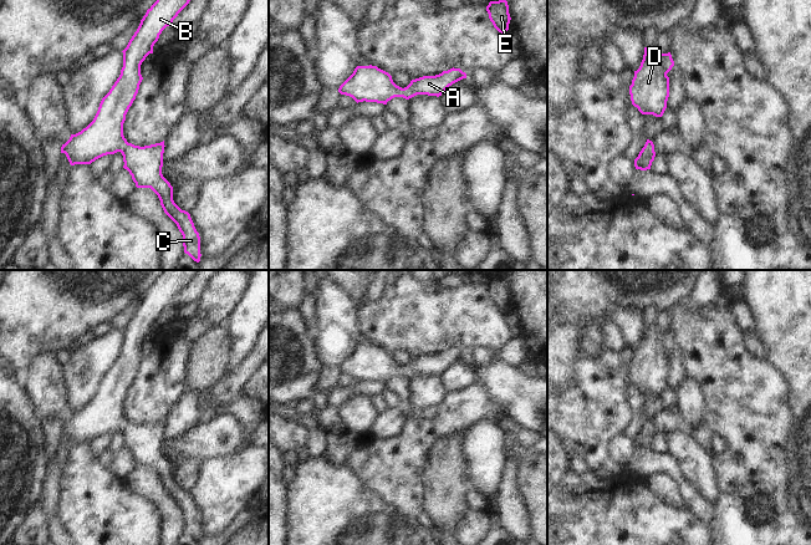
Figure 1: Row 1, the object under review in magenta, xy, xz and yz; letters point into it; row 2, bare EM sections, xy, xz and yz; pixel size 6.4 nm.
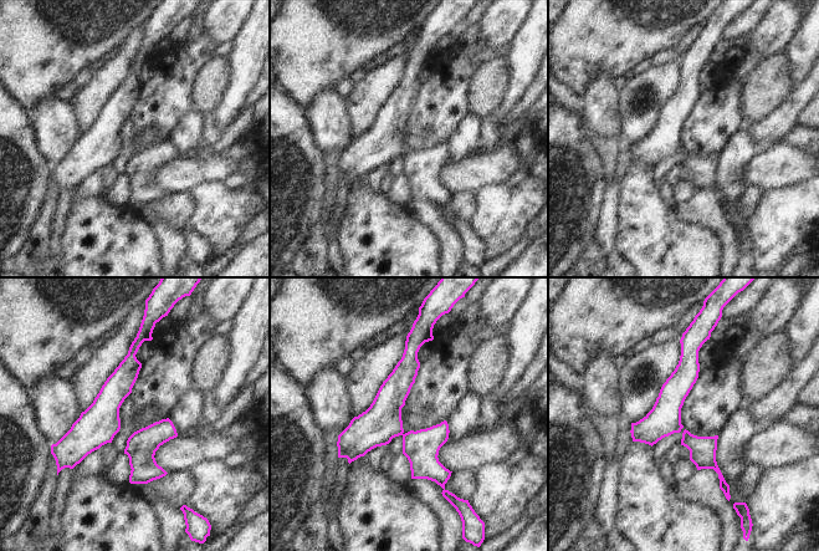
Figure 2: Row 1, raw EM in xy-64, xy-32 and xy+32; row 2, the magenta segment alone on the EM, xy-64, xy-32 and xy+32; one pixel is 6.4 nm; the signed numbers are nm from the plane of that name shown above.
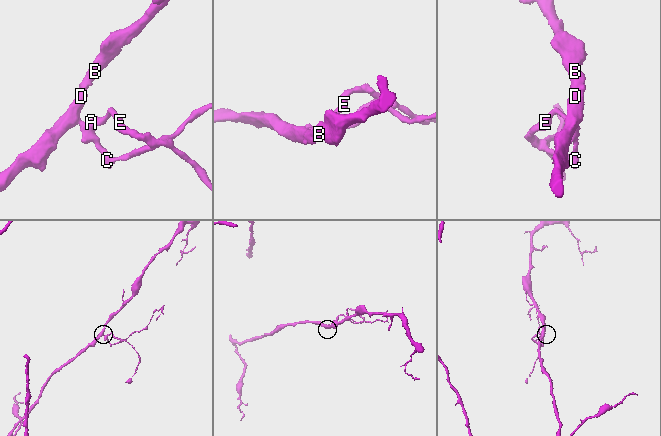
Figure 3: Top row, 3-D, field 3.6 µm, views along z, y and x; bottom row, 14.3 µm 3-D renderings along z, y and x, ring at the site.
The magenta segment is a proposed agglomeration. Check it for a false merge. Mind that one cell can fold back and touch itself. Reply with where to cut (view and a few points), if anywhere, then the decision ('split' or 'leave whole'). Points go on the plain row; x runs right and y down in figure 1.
cut none; leave whole

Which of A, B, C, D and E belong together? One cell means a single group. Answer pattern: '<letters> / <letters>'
A B C D E

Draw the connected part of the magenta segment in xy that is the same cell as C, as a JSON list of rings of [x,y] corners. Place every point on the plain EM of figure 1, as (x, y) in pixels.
[[[163,270],[147,289],[123,331],[121,353],[102,377],[93,399],[62,423],[70,443],[91,443],[96,438],[121,431],[123,447],[129,450],[137,467],[151,467],[159,477],[164,491],[177,503],[183,514],[184,531],[200,540],[200,515],[190,493],[173,479],[173,465],[163,455],[164,419],[151,424],[134,424],[123,414],[126,393],[143,358],[141,343],[158,320],[162,310],[170,305],[178,292],[199,270]]]

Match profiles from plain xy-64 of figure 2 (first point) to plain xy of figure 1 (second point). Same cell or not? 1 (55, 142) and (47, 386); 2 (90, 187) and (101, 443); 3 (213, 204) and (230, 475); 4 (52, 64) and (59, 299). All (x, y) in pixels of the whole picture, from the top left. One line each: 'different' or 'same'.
1: same
2: same
3: same
4: same

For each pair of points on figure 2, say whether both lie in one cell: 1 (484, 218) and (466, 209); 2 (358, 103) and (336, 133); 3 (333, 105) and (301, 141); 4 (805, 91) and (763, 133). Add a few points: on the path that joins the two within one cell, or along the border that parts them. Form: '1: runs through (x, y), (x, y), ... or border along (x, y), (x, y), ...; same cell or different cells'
1: border along (472, 190), (474, 213), (467, 220); different cells
2: border along (343, 98), (353, 138); different cells
3: border along (302, 111), (315, 144), (324, 156); different cells
4: runs through (796, 102), (774, 123); same cell

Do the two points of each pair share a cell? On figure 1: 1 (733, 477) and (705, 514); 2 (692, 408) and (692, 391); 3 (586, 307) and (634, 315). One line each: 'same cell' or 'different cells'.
1: different cells
2: same cell
3: different cells

